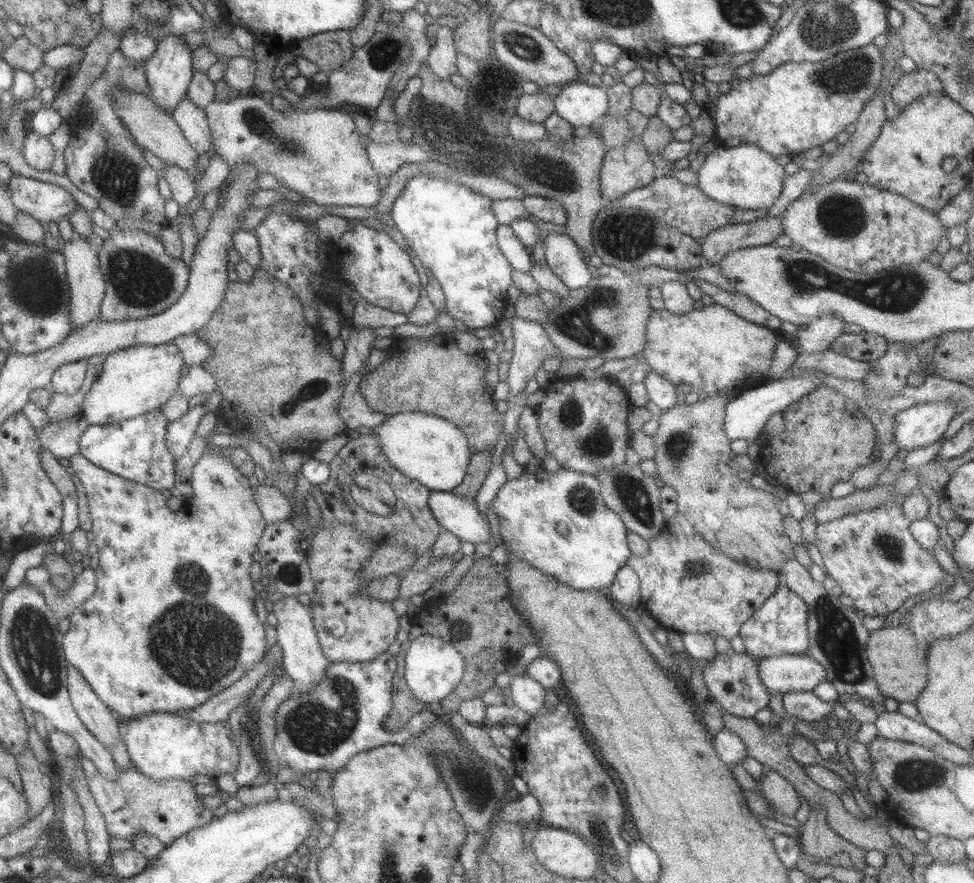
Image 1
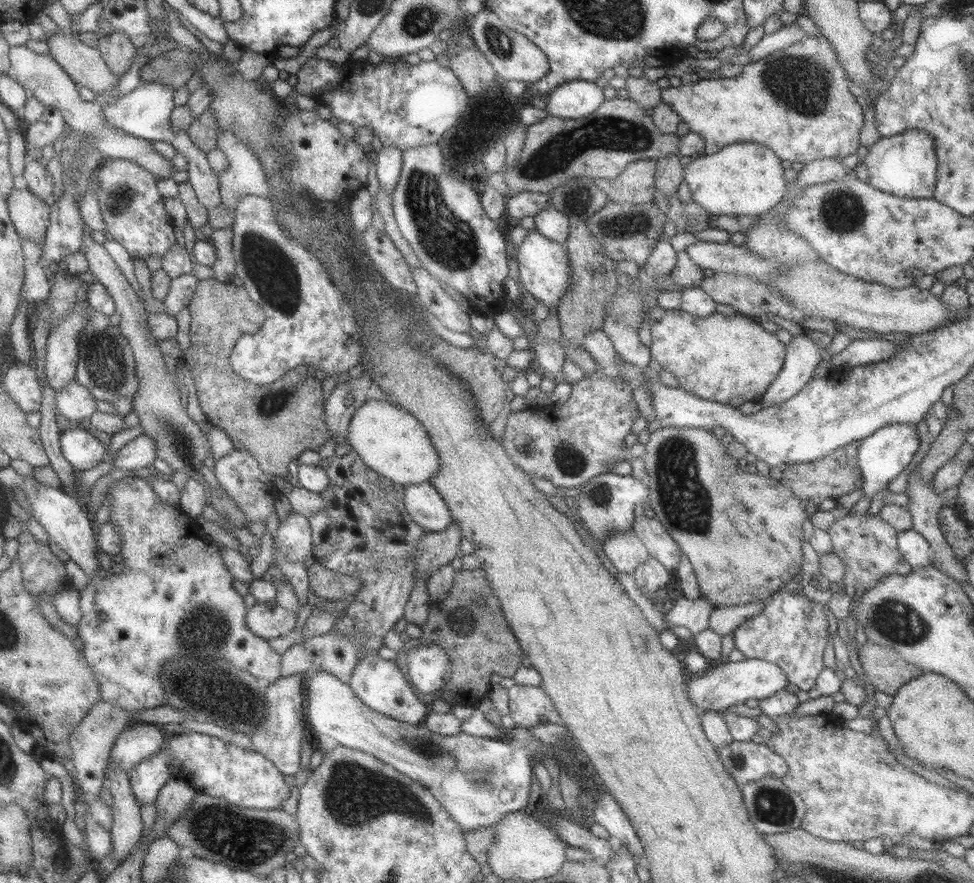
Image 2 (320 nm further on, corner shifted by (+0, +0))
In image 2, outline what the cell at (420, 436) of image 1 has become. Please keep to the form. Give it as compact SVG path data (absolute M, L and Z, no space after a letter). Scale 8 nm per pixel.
M364 400L351 415L346 441L371 471L403 487L429 482L439 468L439 457L423 425L393 401Z

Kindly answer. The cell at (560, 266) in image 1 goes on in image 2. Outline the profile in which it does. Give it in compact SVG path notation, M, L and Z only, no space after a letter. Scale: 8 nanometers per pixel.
M549 204L534 216L534 229L555 243L565 244L569 233L569 221L563 211Z

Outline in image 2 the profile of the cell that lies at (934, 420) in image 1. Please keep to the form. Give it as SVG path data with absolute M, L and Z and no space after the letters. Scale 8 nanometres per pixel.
M893 424L881 426L881 428L860 442L857 450L857 465L863 482L863 498L868 498L871 501L879 491L886 492L889 481L907 468L920 446L915 425Z

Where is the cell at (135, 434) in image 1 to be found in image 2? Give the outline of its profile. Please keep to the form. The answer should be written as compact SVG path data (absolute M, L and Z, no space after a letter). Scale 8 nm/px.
M66 429L58 442L61 455L79 472L96 466L106 456L103 444L93 434L89 434L87 429Z

